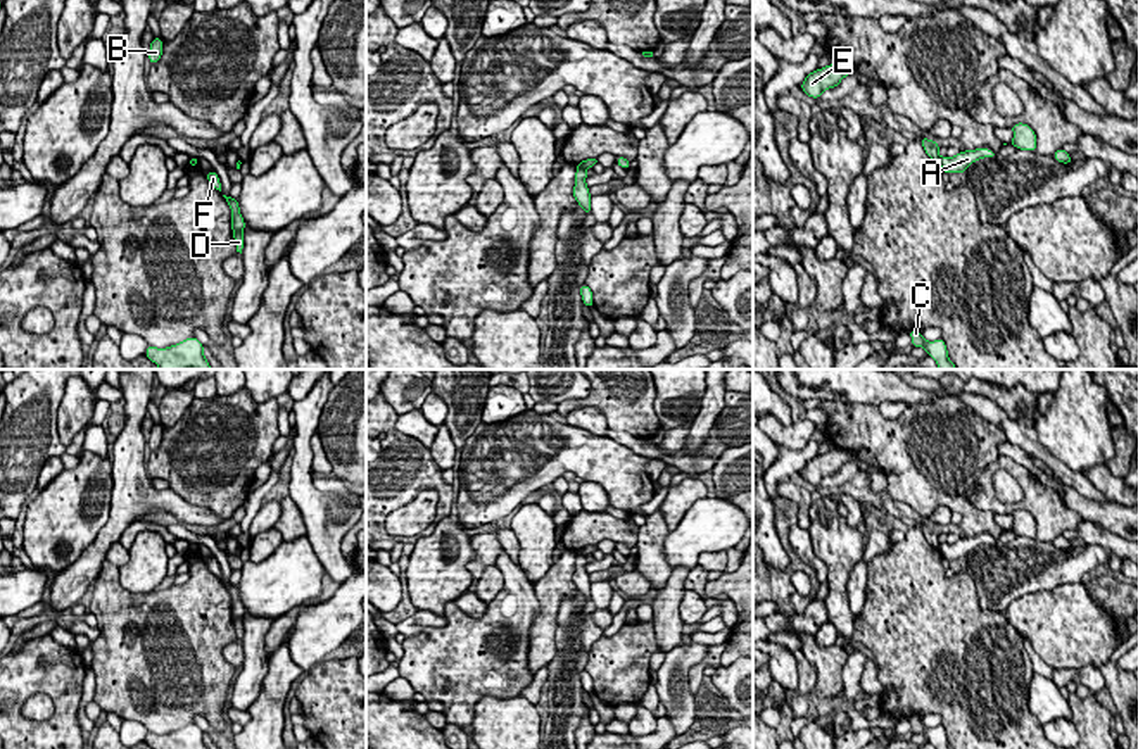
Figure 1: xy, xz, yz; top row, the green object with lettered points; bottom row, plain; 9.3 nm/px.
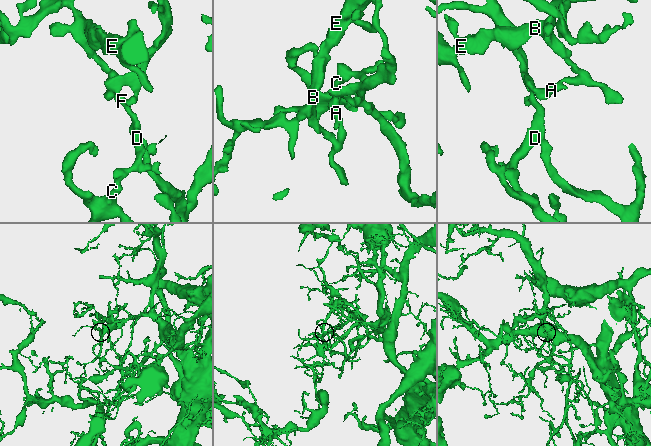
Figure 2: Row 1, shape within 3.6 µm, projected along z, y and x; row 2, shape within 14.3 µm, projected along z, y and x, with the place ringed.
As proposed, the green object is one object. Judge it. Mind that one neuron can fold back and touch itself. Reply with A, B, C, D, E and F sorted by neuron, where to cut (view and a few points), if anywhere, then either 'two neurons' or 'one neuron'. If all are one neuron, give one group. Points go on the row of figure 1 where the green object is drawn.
A B C D E / F | yz (938, 157), (940, 161) | two neurons

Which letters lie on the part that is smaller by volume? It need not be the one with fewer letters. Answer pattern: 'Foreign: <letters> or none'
Foreign: F

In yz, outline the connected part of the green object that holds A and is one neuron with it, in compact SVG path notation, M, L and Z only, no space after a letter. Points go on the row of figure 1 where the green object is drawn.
M976 148L976 150L965 150L965 152L958 152L955 157L939 157L939 166L941 166L941 171L951 174L951 173L965 173L965 169L979 160L979 159L984 159L984 157L996 157L996 154L993 150L988 150L988 148Z

